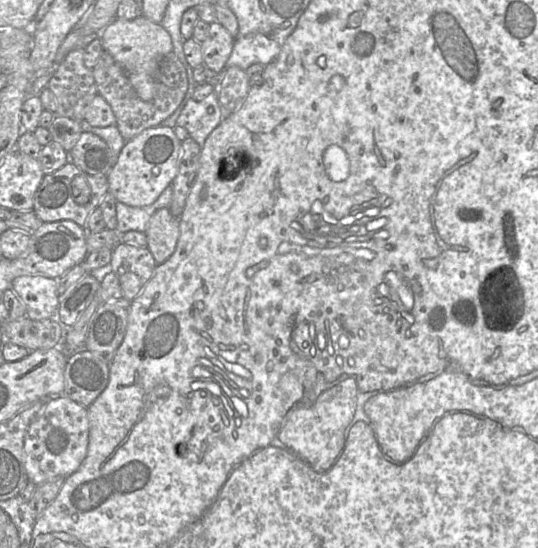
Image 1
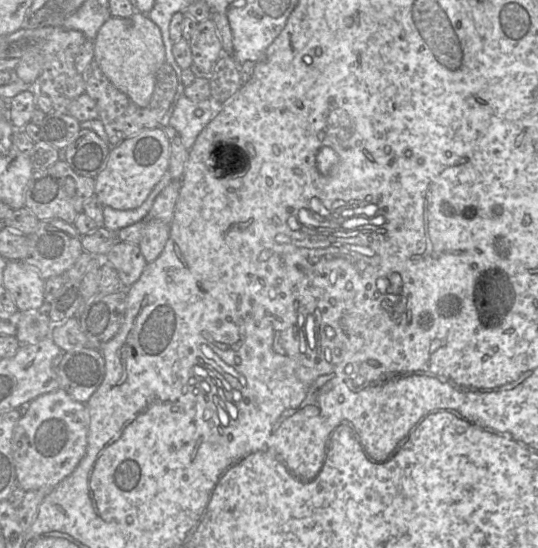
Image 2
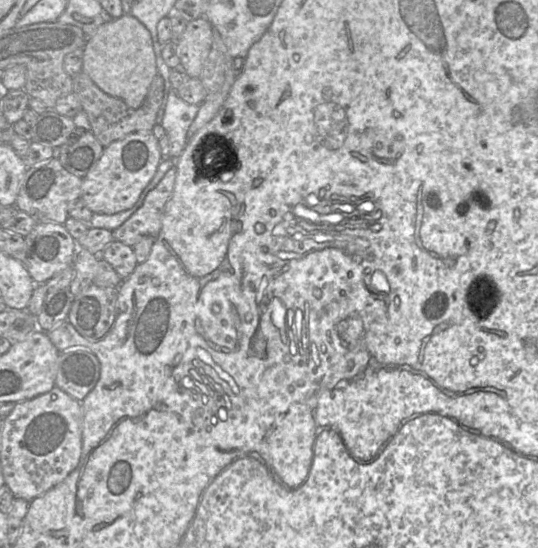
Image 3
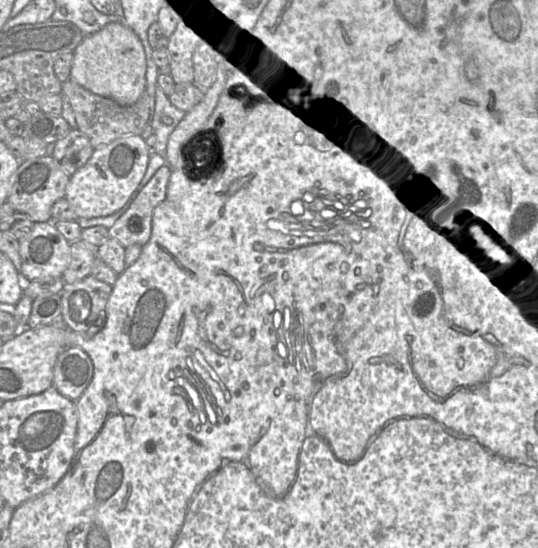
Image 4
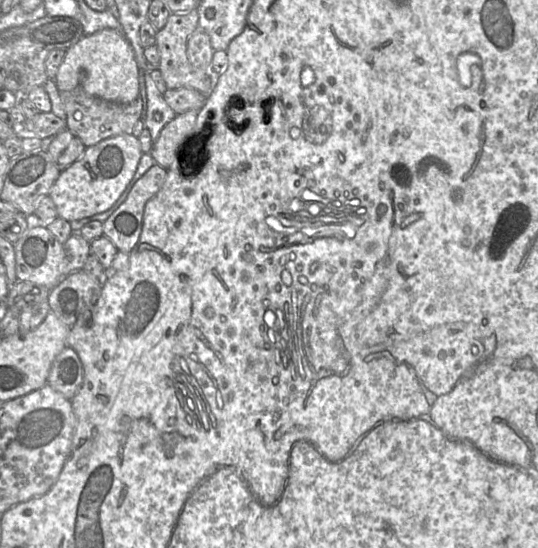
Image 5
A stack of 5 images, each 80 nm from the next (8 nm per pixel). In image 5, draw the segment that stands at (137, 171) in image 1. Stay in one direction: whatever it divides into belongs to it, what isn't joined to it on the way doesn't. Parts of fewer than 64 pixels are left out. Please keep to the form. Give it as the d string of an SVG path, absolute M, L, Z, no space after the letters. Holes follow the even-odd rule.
M133 134L113 136L87 147L79 160L61 172L50 190L48 196L55 204L58 218L72 222L110 209L130 184L143 154L141 143Z

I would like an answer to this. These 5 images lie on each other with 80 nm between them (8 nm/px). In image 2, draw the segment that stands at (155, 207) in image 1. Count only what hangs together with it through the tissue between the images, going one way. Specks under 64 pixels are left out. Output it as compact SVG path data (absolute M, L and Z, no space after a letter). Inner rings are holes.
M168 170L154 187L146 201L136 209L115 210L111 207L104 207L103 227L113 232L118 232L124 227L143 221L147 217L156 197L171 181L171 174Z

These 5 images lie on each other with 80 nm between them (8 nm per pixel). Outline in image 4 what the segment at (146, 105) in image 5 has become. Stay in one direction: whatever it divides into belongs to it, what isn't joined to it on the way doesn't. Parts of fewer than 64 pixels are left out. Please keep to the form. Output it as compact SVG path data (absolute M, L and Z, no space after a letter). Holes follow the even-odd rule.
M159 86L155 89L155 105L150 125L156 136L156 145L153 152L165 155L170 134L187 112L175 107Z

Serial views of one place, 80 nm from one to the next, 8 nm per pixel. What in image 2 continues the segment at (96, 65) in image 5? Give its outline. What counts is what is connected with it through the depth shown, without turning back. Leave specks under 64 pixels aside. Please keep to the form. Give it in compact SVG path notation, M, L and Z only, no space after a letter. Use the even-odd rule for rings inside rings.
M139 11L126 18L111 17L101 26L93 43L94 61L104 75L137 106L147 106L157 71L166 62L165 45L157 24Z

